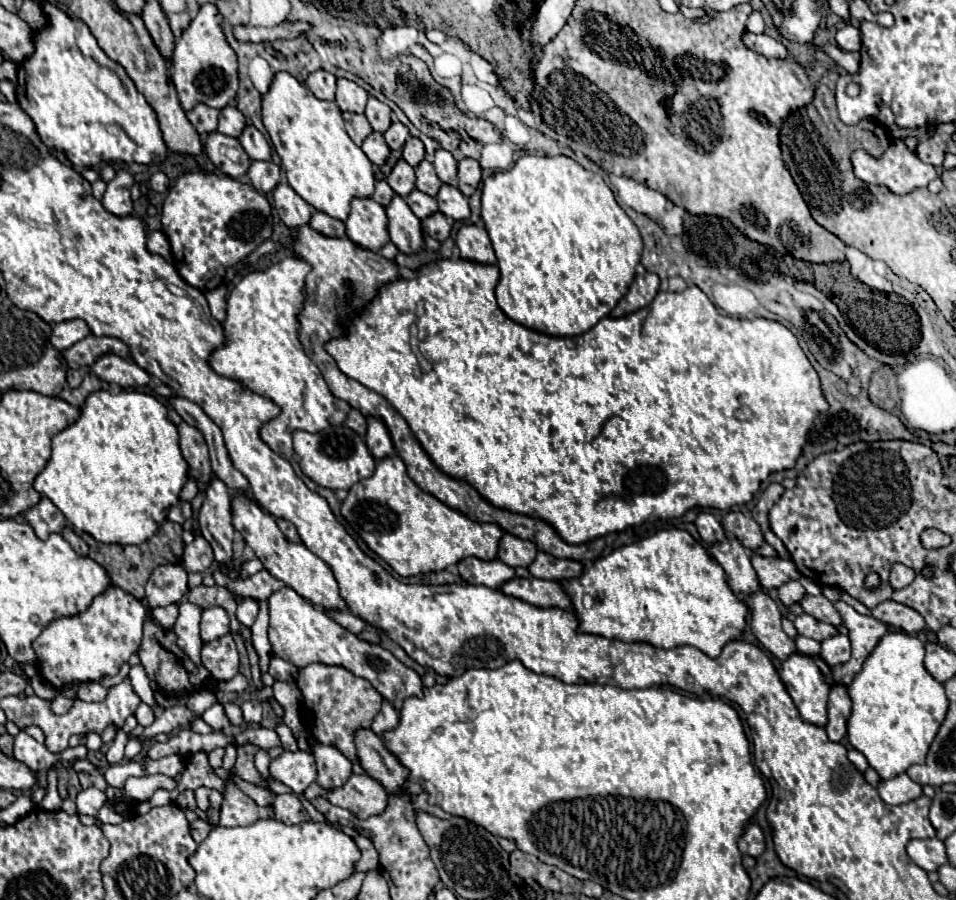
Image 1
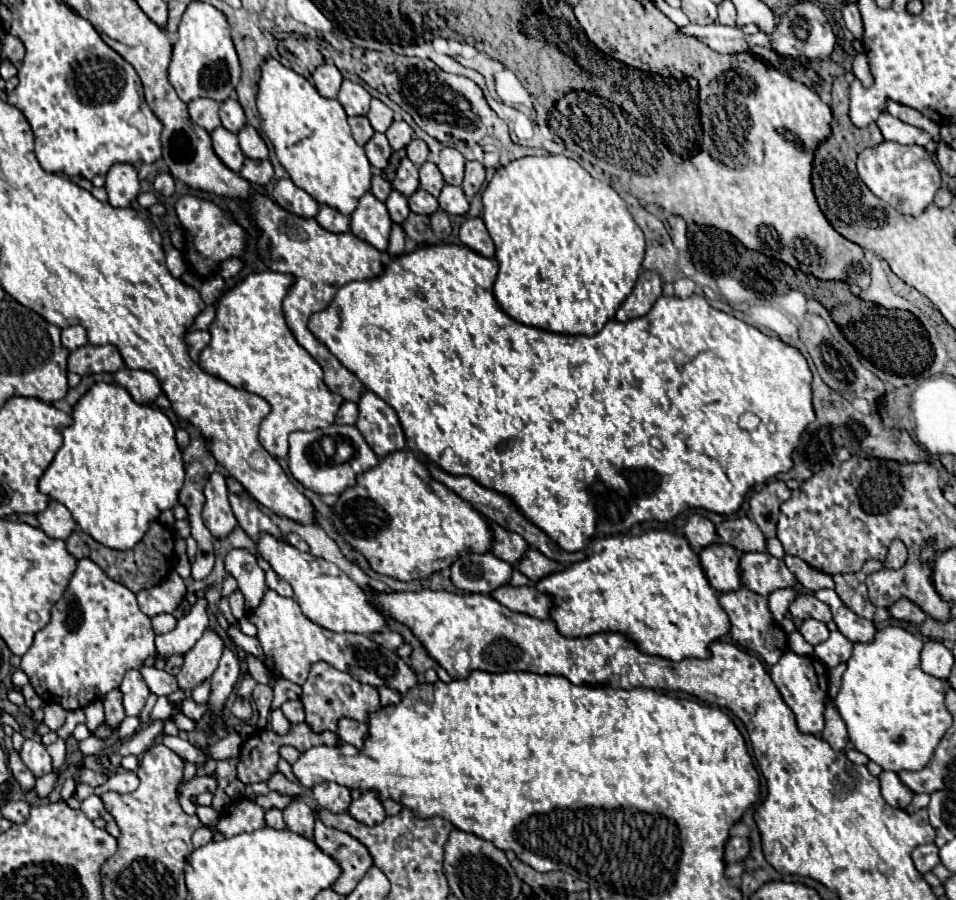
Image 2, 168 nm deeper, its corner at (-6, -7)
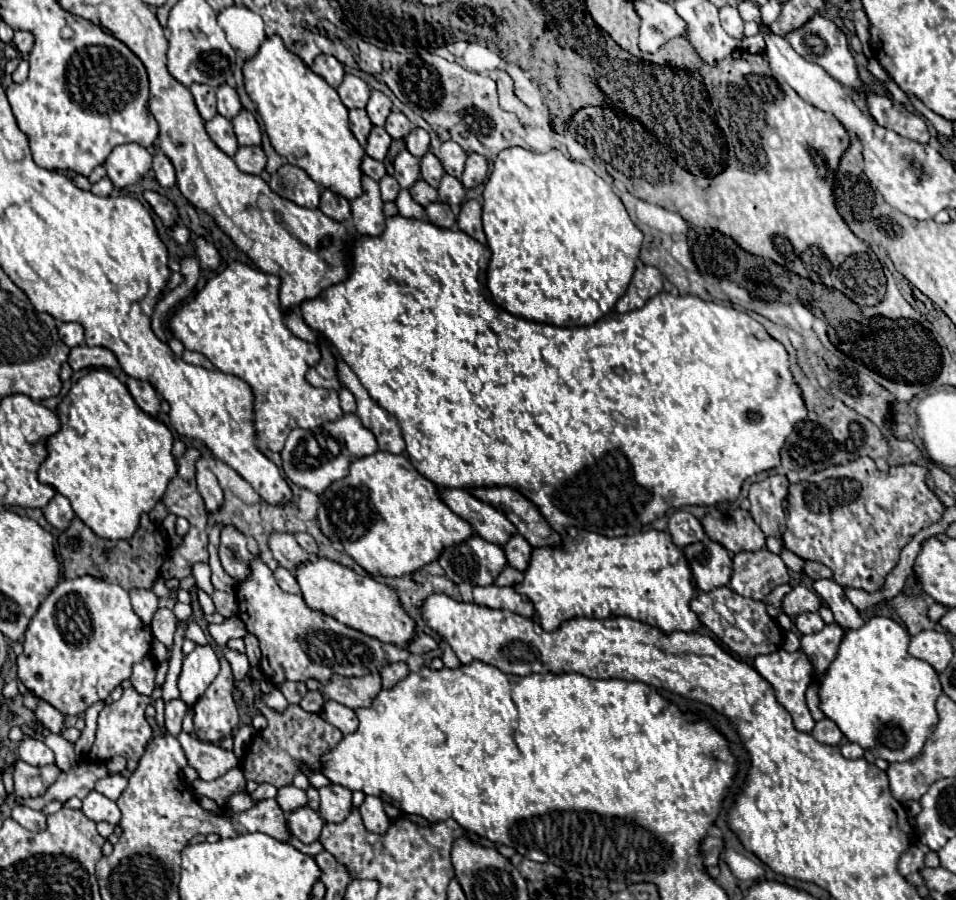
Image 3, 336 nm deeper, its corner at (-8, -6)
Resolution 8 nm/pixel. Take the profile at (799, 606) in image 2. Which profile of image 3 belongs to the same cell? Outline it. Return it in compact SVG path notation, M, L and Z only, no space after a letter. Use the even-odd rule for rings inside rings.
M795 586L785 598L783 598L783 612L793 618L803 612L819 612L821 600L809 586Z

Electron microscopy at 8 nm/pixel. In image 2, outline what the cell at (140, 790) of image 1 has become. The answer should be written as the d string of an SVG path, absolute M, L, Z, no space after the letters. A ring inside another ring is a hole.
M193 777L189 783L185 783L181 789L179 789L179 801L183 805L183 809L187 813L195 813L189 797L191 795L201 795L205 791L215 791L217 789L217 779L215 777Z

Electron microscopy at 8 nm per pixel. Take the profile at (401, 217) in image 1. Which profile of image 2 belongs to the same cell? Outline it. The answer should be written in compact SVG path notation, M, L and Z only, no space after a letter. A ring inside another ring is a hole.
M391 189L385 205L387 205L387 211L389 211L389 215L391 215L391 219L393 219L395 223L403 223L403 219L409 215L407 197L401 195L401 193L395 191L395 189Z

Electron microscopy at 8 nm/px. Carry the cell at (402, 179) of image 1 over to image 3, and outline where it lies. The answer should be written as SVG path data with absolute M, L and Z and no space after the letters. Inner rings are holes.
M407 150L399 152L395 158L395 178L403 190L409 190L419 180L419 160Z

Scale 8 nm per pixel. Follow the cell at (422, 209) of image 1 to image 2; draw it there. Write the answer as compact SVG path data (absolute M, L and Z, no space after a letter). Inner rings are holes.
M417 189L409 197L409 209L415 211L415 213L421 213L421 215L431 215L431 213L435 213L439 209L439 203L431 193L427 193L423 189Z

